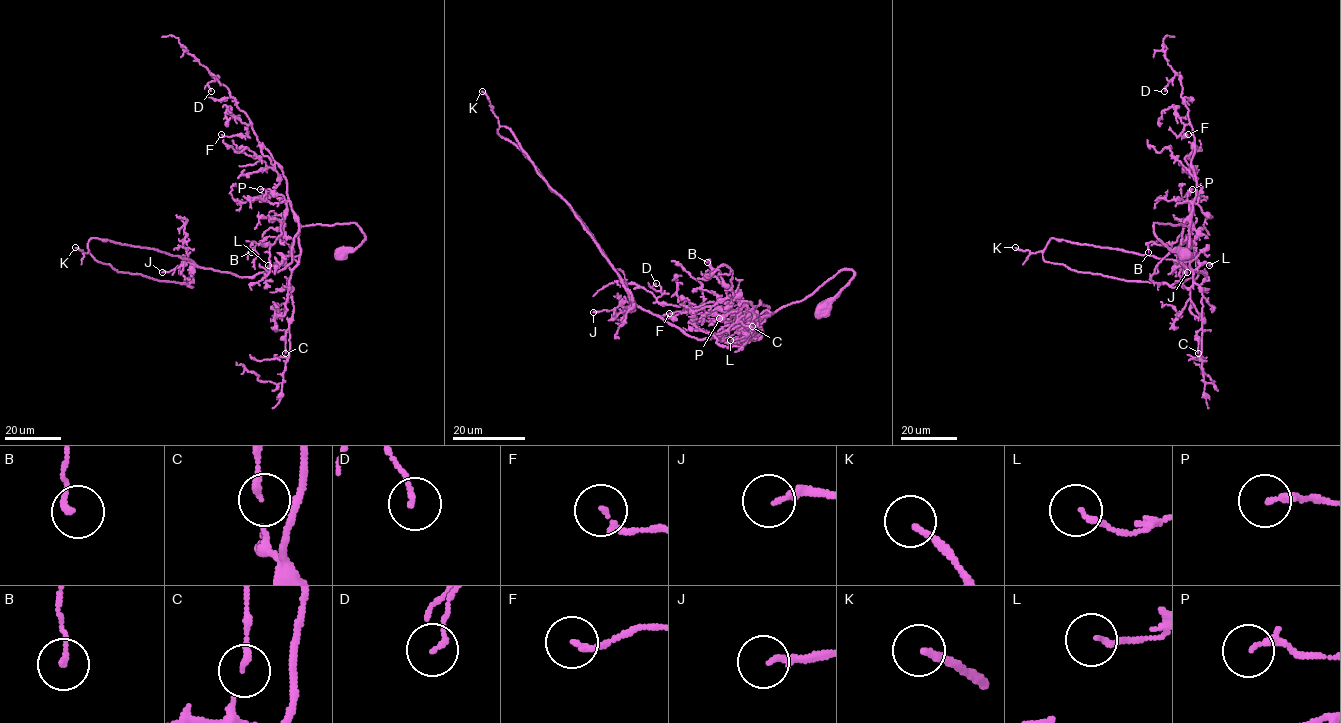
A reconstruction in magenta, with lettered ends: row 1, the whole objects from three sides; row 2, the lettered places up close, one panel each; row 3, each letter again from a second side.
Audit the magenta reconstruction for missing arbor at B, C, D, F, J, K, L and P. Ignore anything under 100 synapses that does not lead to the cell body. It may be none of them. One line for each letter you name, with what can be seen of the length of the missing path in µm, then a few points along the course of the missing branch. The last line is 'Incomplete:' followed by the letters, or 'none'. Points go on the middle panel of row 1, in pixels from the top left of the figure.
K: Missing length about 60 µm. Course of what is missing: (482, 91), (452, 57), (448, 61), (455, 66), (450, 62), (447, 66)
Incomplete: K

